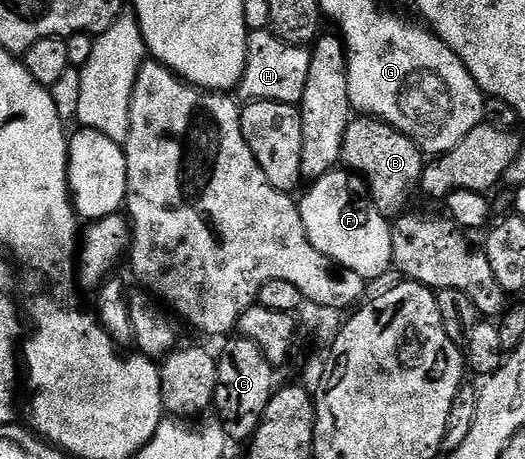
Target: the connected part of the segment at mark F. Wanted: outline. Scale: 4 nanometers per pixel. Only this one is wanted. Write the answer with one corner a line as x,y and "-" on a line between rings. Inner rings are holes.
344,168
332,170
326,176
315,179
308,191
303,191
304,199
299,199
300,215
302,224
306,228
306,236
318,252
331,258
337,267
345,266
358,272
366,280
382,276
387,270
393,269
392,265
392,228
389,219
379,214
378,208
365,193
366,185
362,177
349,172

